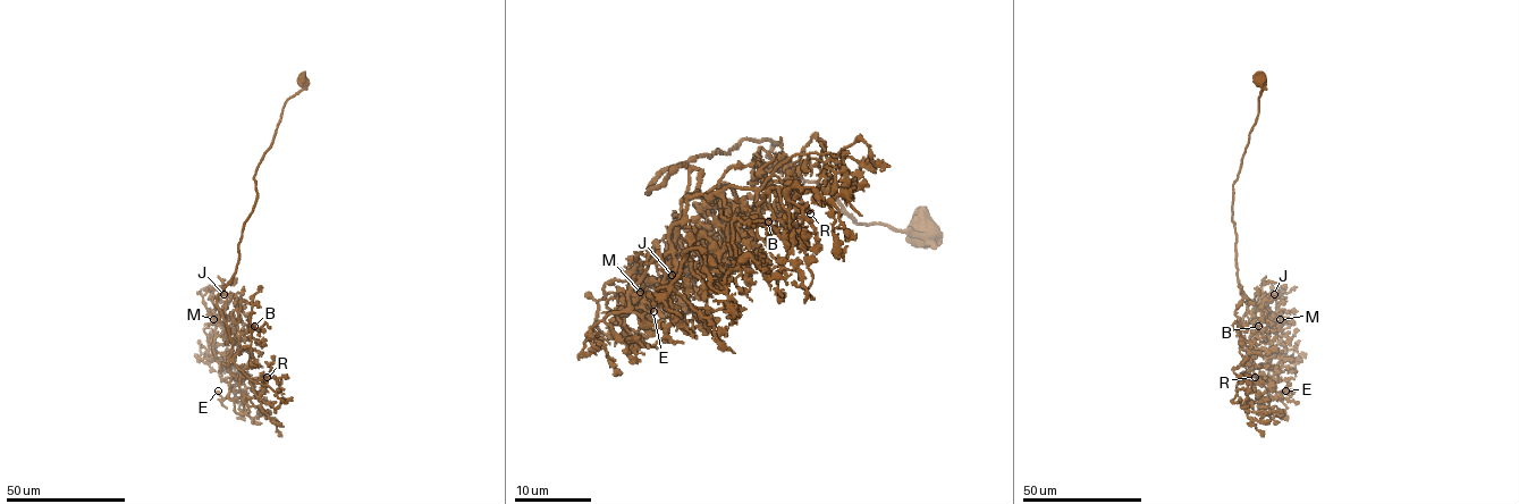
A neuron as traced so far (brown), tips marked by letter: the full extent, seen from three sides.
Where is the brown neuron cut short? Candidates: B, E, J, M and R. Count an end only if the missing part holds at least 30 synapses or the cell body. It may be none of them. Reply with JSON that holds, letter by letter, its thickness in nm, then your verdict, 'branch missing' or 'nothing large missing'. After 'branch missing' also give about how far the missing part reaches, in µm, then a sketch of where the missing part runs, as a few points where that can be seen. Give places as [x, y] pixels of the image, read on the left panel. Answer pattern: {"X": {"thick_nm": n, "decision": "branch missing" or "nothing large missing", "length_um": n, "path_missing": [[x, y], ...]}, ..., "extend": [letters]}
{"B": {"thick_nm": 170, "decision": "branch missing", "length_um": 6}, "E": {"thick_nm": 180, "decision": "branch missing", "length_um": 9}, "J": {"thick_nm": 240, "decision": "nothing large missing"}, "M": {"thick_nm": 300, "decision": "nothing large missing"}, "R": {"thick_nm": 180, "decision": "nothing large missing"}, "extend": ["B", "E"]}

